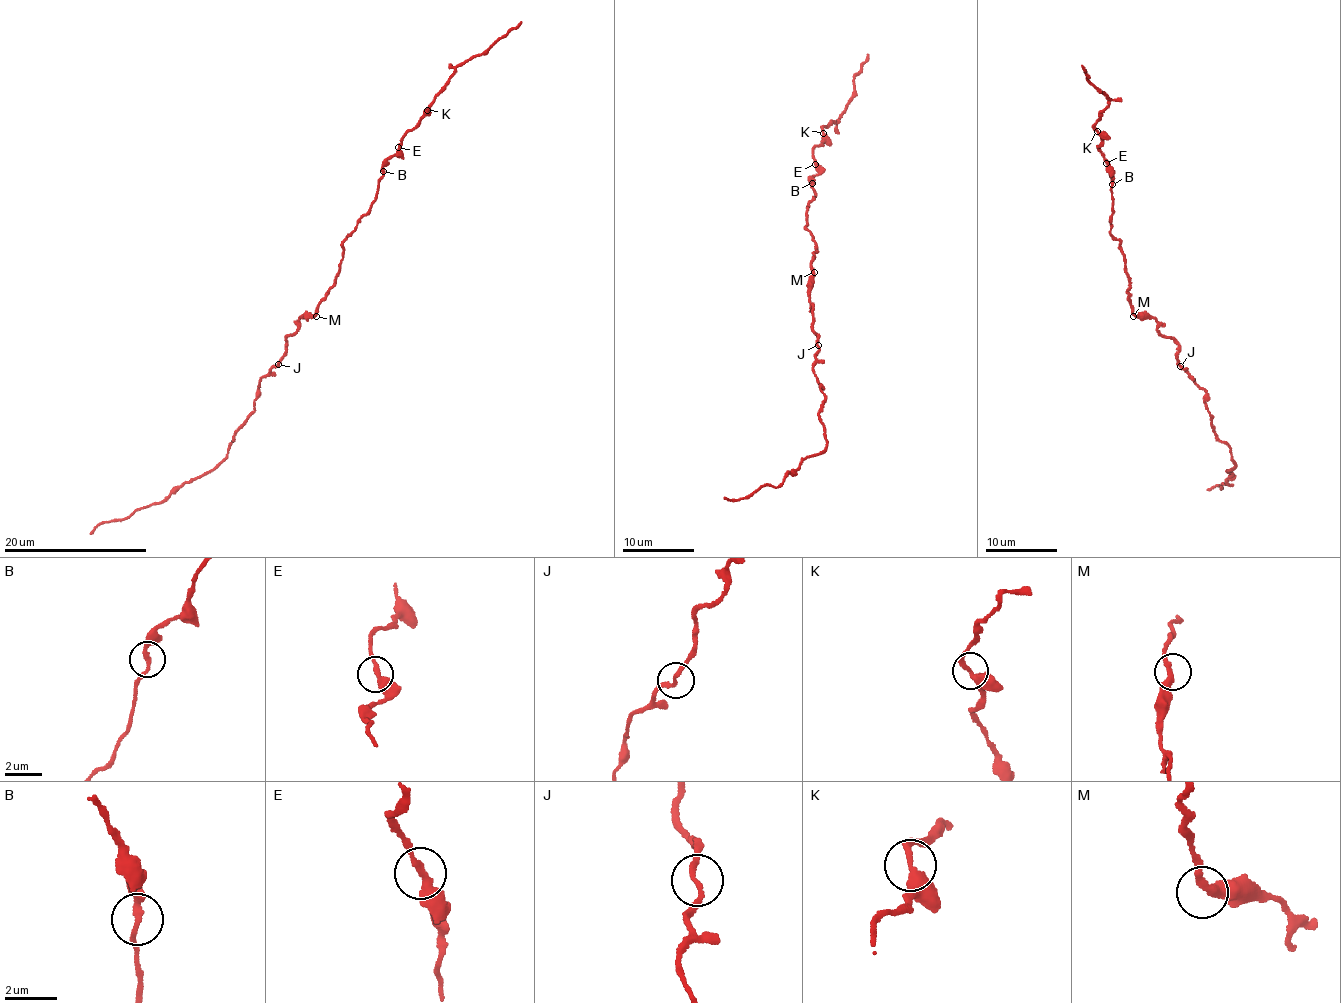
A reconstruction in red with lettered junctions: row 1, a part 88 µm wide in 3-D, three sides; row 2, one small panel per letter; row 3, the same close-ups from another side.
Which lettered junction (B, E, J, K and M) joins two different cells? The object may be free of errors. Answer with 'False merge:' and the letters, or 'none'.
False merge: none

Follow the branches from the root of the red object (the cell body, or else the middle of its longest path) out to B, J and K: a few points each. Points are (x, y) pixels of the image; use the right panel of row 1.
B: (1135, 312), (1127, 291), (1125, 258), (1120, 243), (1110, 233), (1112, 184)
J: (1135, 312), (1151, 315), (1157, 323), (1157, 331), (1174, 340), (1178, 345), (1180, 367)
K: (1135, 312), (1127, 291), (1125, 258), (1120, 243), (1110, 233), (1113, 171), (1097, 146), (1102, 139), (1097, 131)

